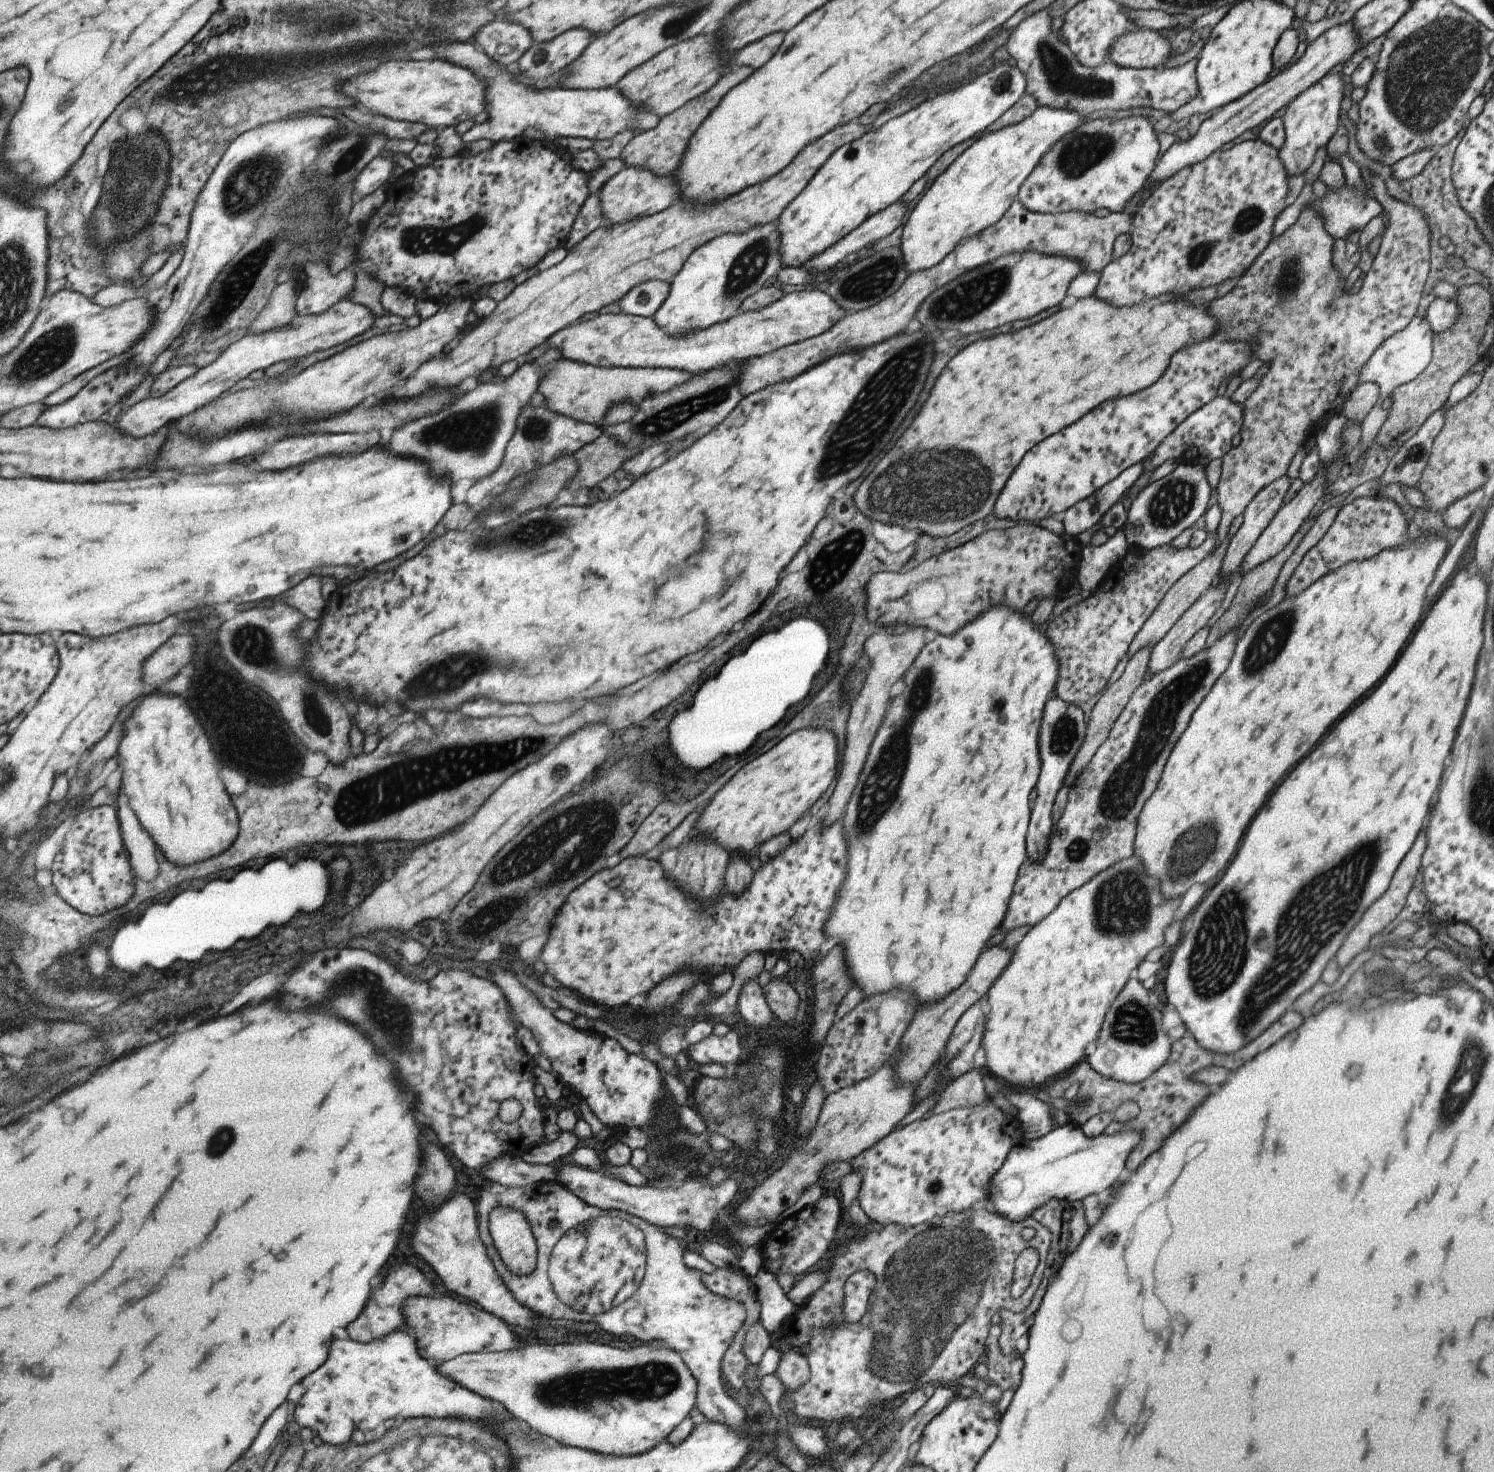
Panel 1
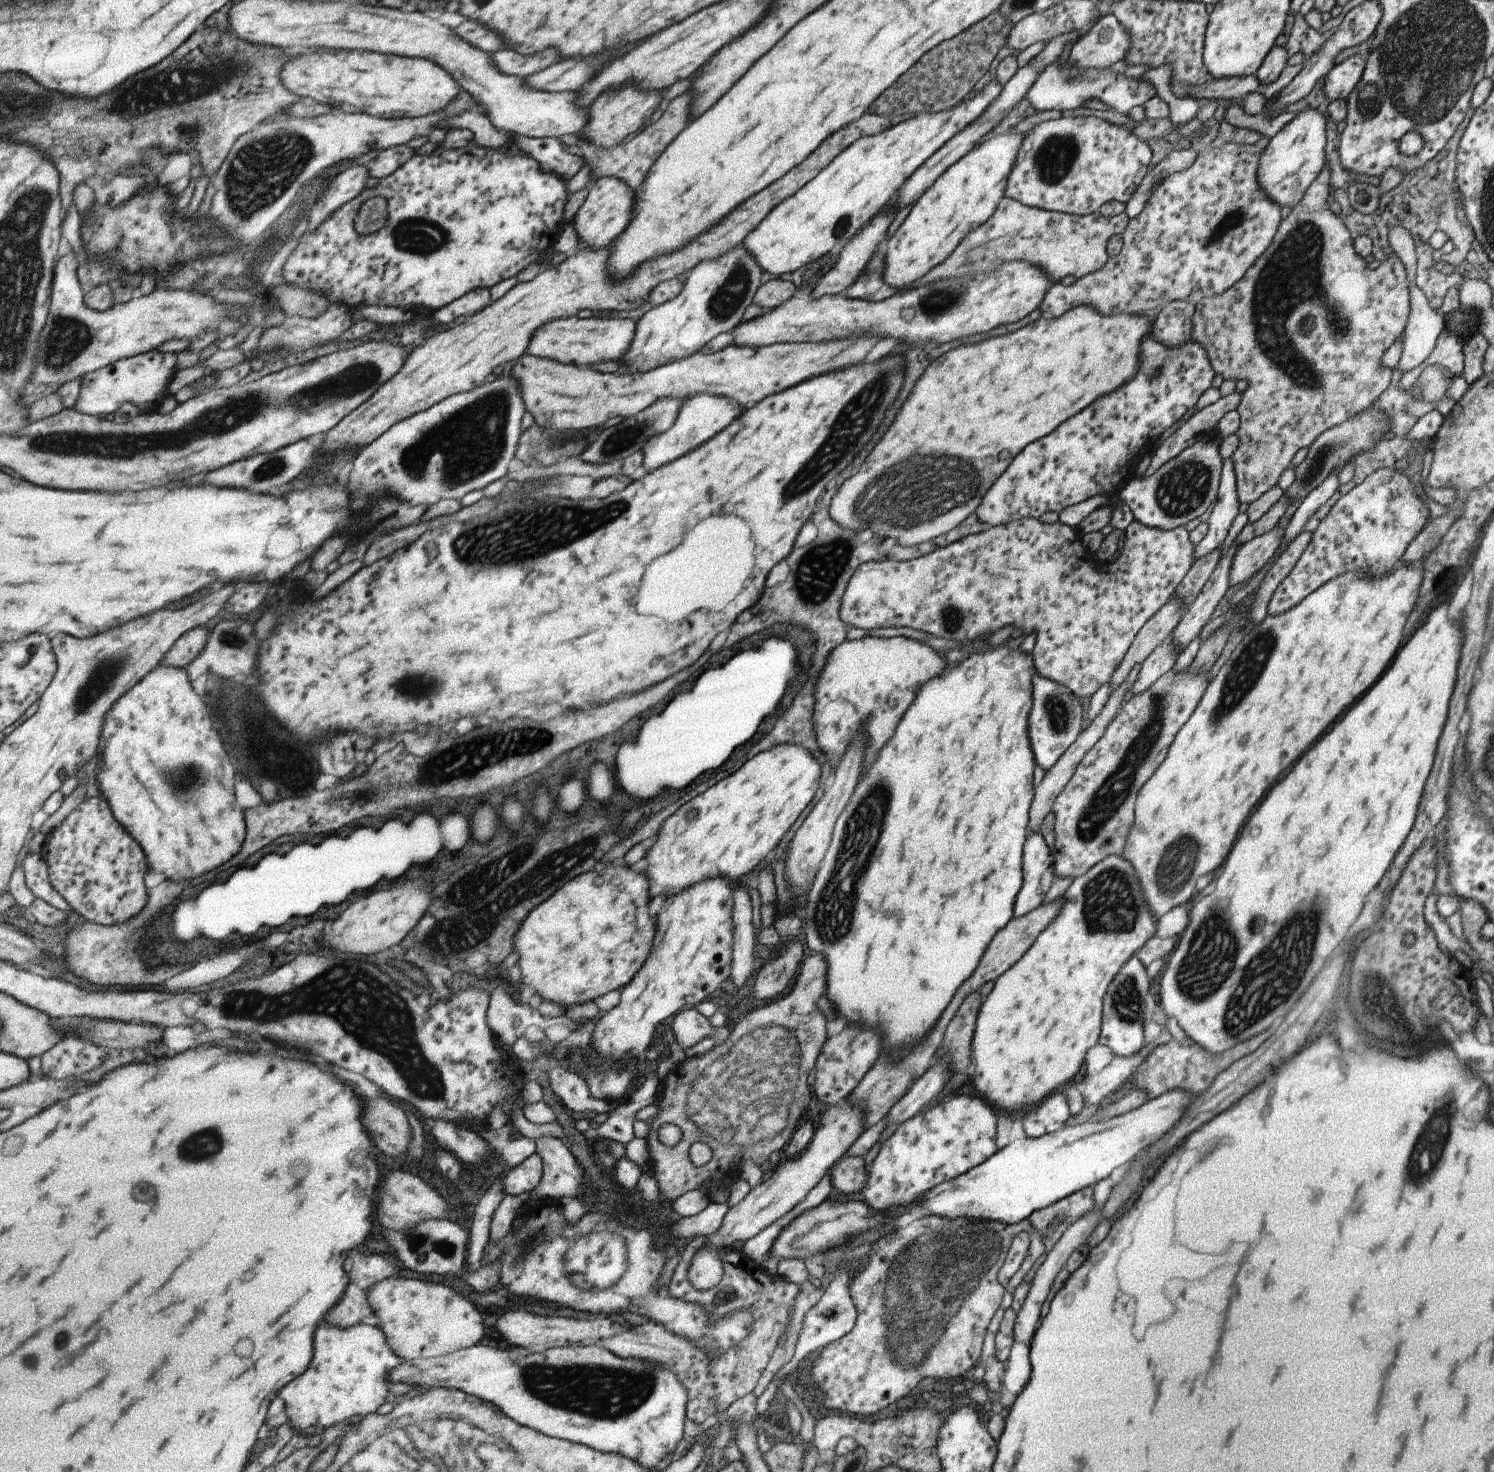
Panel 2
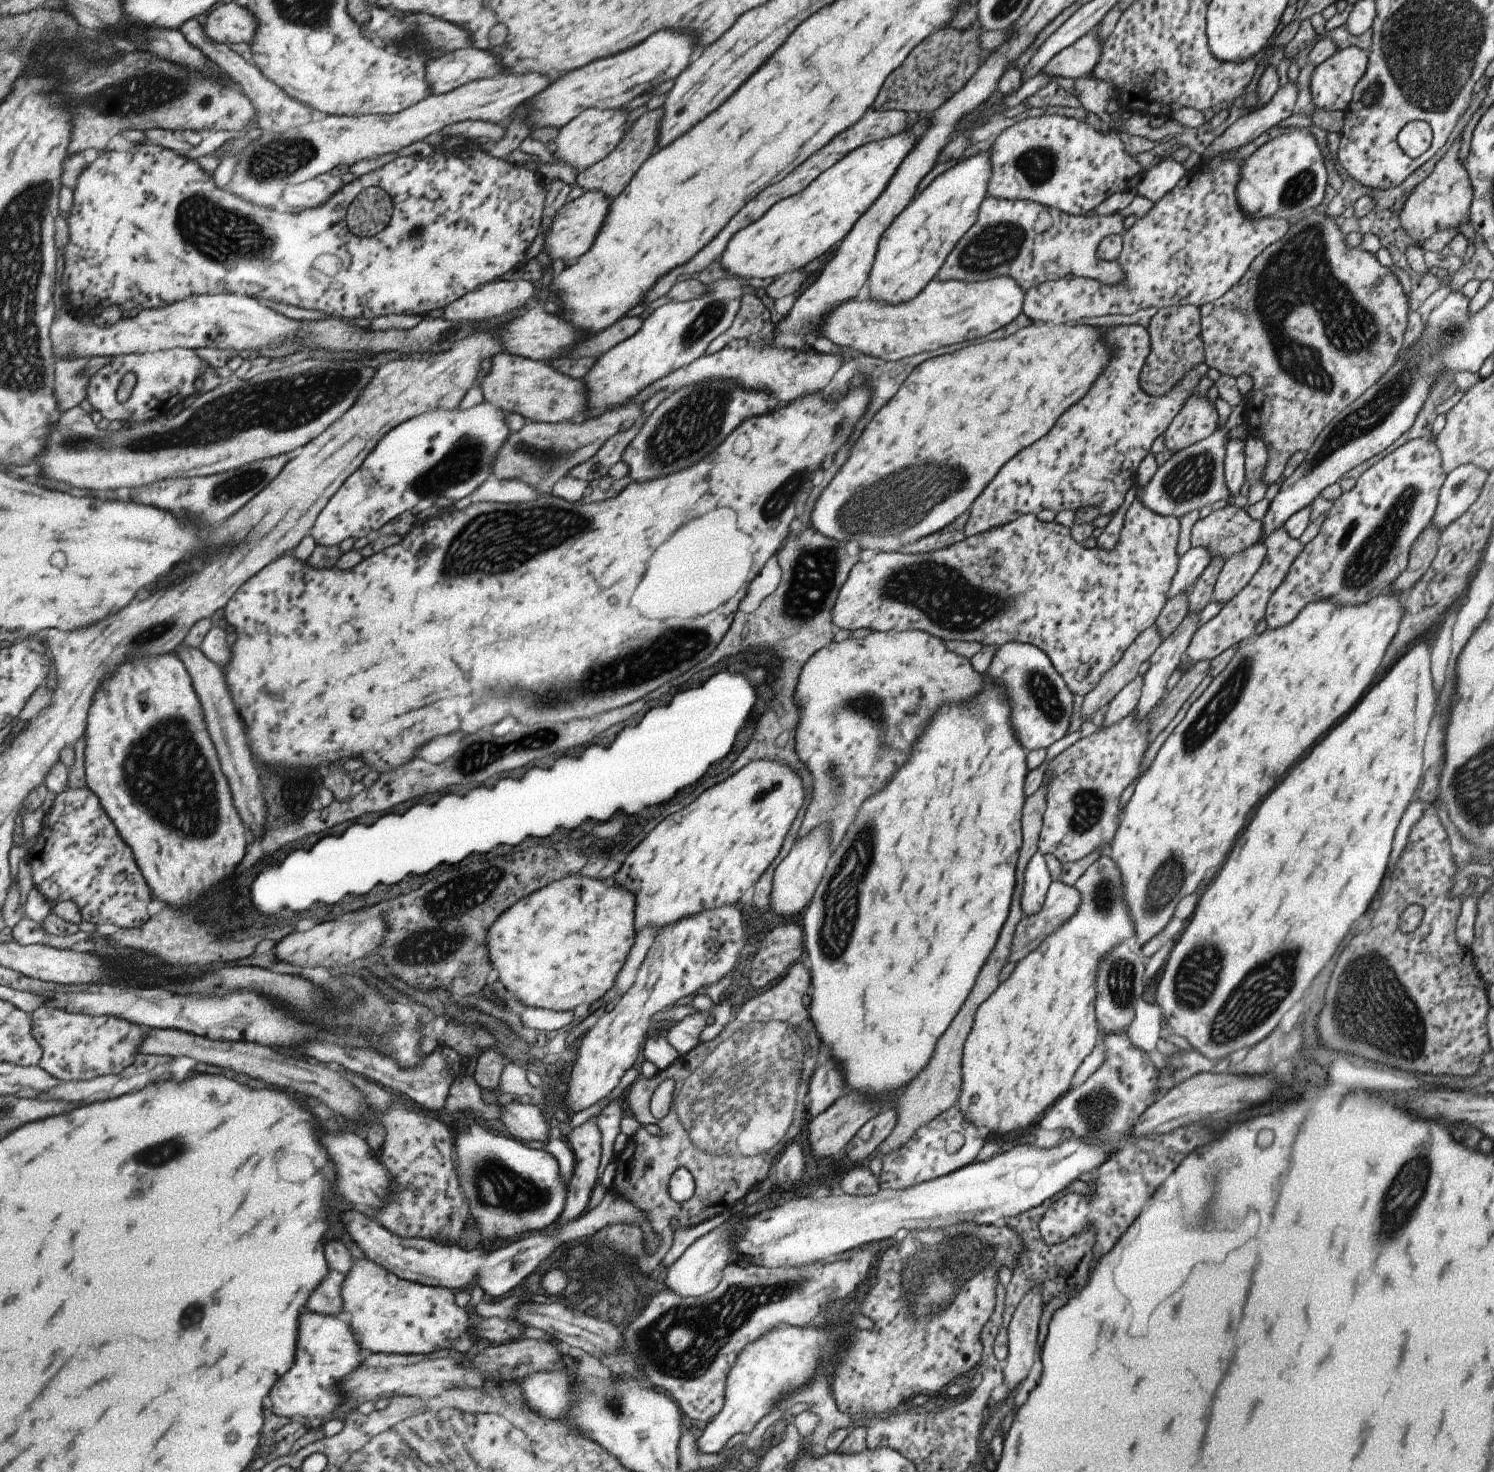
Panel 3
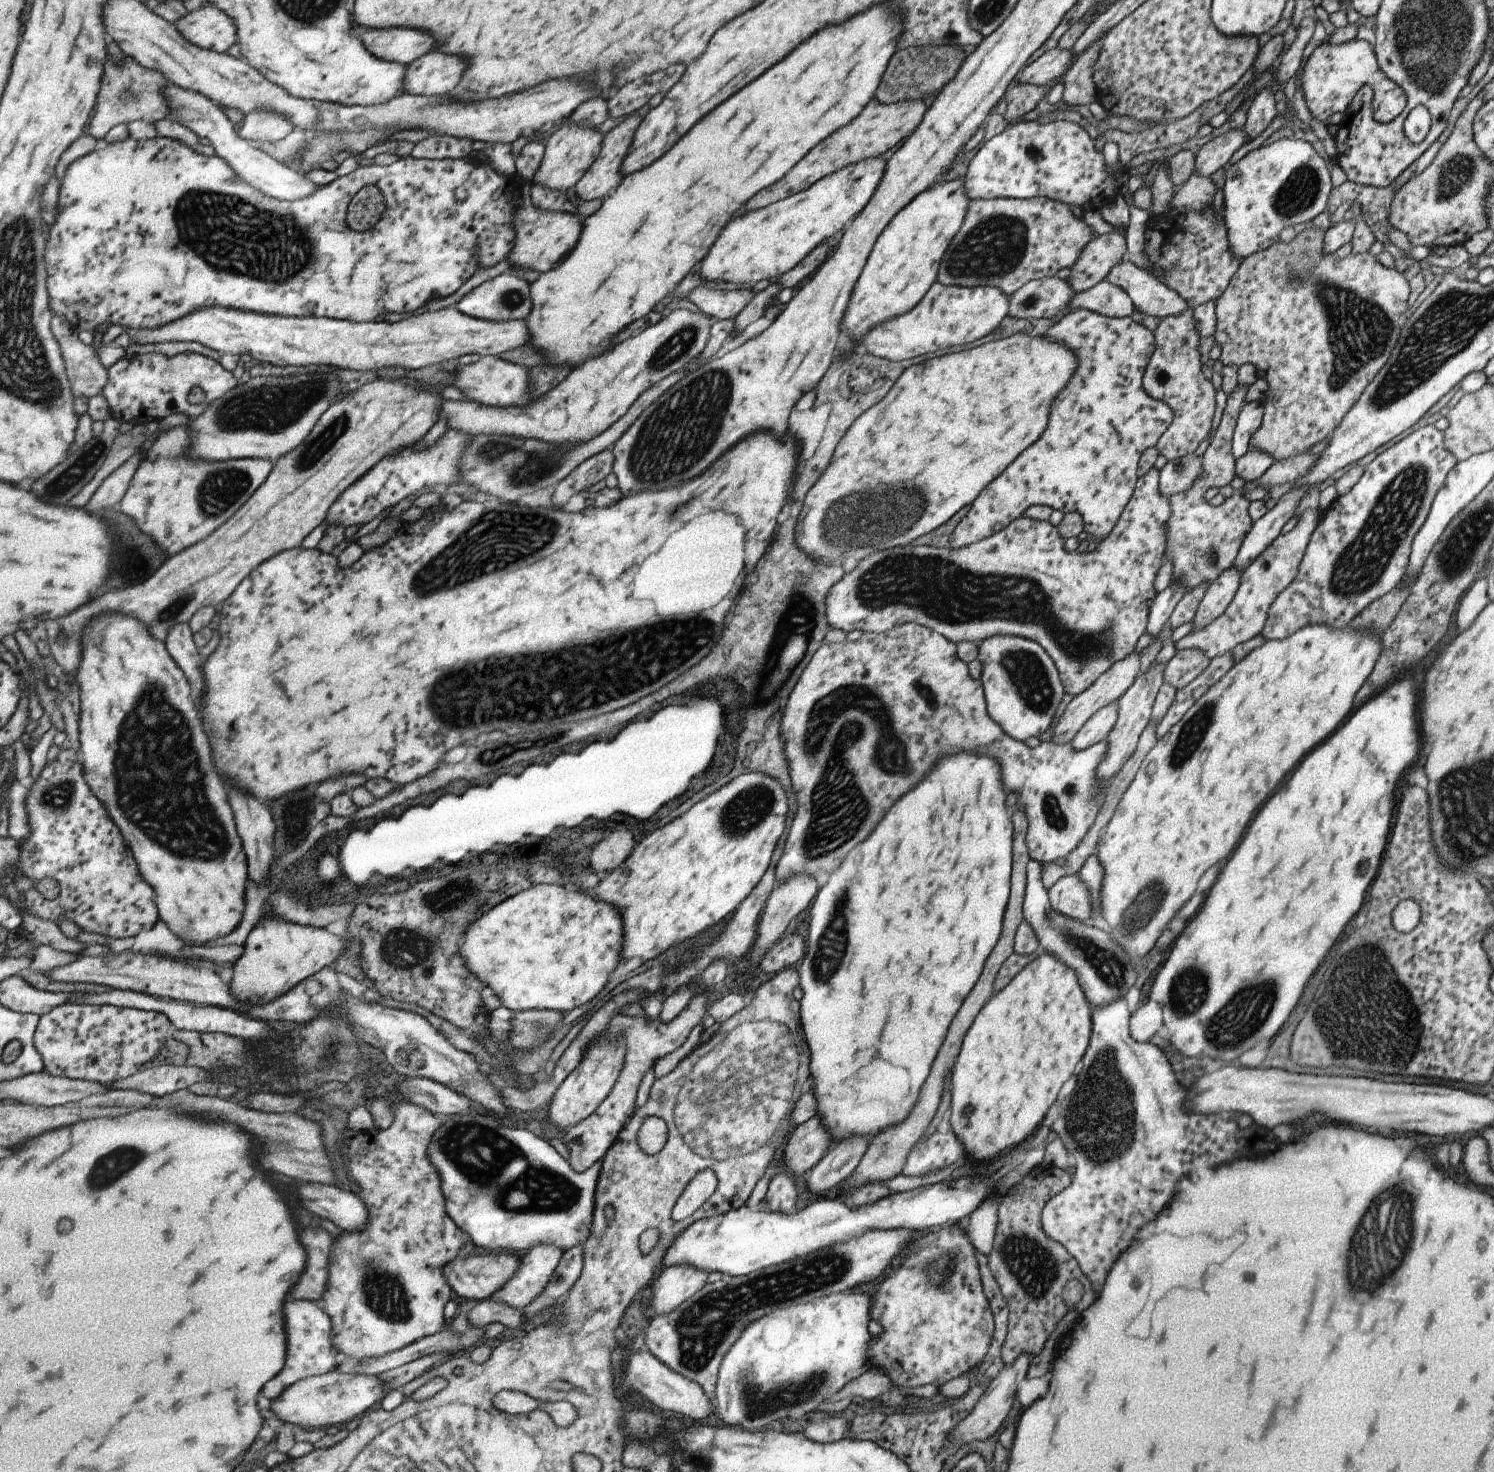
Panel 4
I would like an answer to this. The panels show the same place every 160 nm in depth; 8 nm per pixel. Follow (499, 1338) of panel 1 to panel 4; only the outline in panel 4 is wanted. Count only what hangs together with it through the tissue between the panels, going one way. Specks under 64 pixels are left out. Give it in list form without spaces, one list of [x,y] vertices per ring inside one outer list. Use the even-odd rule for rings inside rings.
[[[313,1102],[299,1114],[321,1124],[325,1146],[337,1168],[339,1187],[357,1194],[368,1210],[366,1225],[360,1231],[343,1231],[335,1238],[336,1245],[330,1252],[328,1285],[319,1303],[333,1321],[334,1344],[354,1359],[379,1358],[437,1334],[443,1328],[443,1306],[451,1296],[444,1266],[468,1239],[447,1216],[439,1173],[428,1157],[429,1143],[442,1117],[410,1102],[396,1103],[394,1123],[388,1129],[375,1127],[357,1132],[349,1126],[349,1110],[345,1112],[339,1106]]]

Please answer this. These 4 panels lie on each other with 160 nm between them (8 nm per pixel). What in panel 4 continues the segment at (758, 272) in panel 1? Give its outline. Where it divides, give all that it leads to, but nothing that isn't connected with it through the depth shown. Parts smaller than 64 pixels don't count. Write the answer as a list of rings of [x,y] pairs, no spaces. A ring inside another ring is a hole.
[[[676,309],[657,324],[613,346],[607,354],[585,360],[579,368],[571,370],[565,380],[526,405],[492,407],[475,401],[443,399],[439,418],[445,420],[445,430],[455,429],[471,436],[501,435],[533,439],[553,447],[585,443],[621,418],[648,386],[697,357],[707,342],[709,328],[714,322],[705,313]]]

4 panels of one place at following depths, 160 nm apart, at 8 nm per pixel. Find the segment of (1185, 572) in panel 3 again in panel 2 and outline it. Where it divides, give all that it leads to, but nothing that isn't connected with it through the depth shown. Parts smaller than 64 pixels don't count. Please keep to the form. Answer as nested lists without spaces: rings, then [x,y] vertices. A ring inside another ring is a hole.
[[[1231,457],[1225,458],[1222,462],[1220,480],[1213,510],[1207,518],[1207,532],[1205,536],[1193,547],[1194,560],[1213,552],[1217,546],[1223,542],[1227,536],[1227,530],[1233,522],[1233,518],[1239,510],[1239,500],[1235,494],[1235,474],[1233,474],[1233,464]]]

